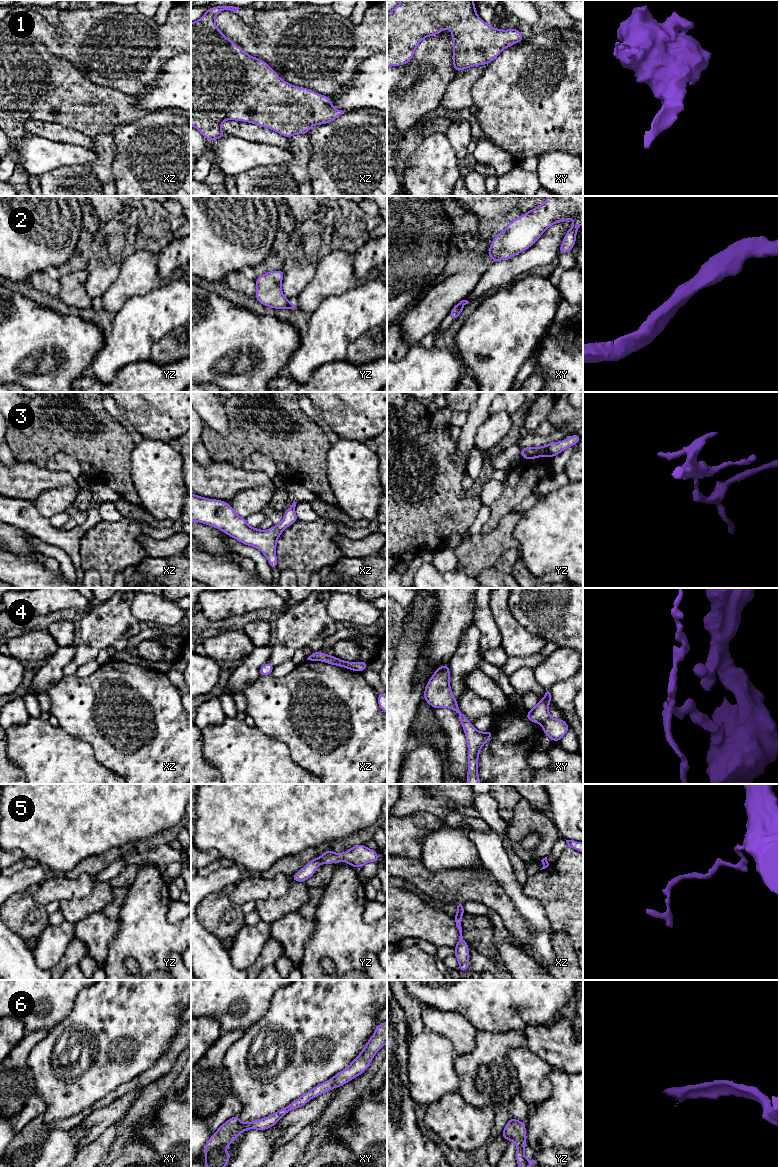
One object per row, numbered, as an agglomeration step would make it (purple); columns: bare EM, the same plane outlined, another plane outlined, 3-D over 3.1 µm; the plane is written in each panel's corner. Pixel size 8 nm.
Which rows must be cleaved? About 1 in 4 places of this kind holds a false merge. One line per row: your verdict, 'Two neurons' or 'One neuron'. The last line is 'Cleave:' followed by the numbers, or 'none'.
1: One neuron
2: Two neurons
3: One neuron
4: Two neurons
5: One neuron
6: One neuron
Cleave: 2, 4

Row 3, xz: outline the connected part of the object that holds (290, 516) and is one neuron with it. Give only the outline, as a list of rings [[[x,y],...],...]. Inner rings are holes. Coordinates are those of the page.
[[[191,493],[191,521],[215,527],[244,545],[260,550],[272,570],[278,569],[276,545],[281,533],[298,521],[295,512],[297,502],[284,512],[282,521],[268,530],[250,527],[246,518],[236,514],[228,502],[208,499]]]

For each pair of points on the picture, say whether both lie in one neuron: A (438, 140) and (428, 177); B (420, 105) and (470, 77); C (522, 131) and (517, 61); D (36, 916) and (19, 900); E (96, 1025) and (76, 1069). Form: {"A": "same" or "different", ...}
{"A": "same", "B": "different", "C": "same", "D": "same", "E": "same"}

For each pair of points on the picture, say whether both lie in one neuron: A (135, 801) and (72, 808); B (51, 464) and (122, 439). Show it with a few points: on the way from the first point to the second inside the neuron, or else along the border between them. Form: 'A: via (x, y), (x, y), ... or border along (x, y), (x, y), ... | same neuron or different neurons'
A: via (119, 801), (88, 801) | same neuron
B: border along (59, 450), (72, 453), (76, 457), (82, 474) | different neurons

